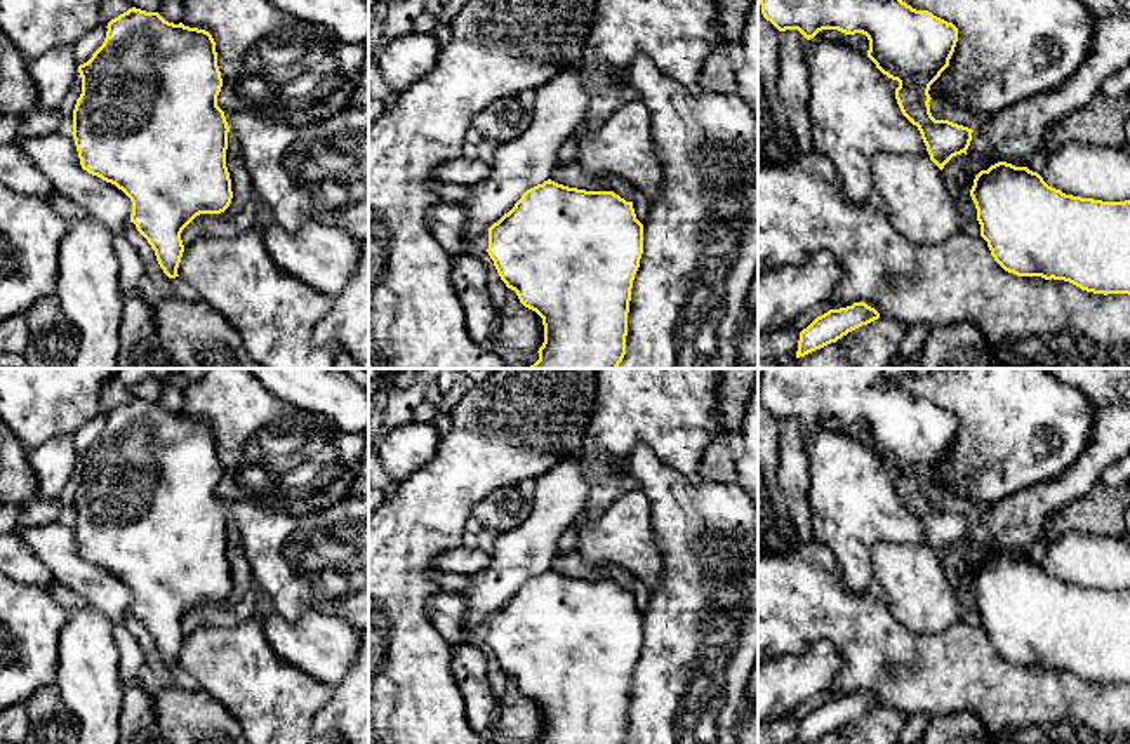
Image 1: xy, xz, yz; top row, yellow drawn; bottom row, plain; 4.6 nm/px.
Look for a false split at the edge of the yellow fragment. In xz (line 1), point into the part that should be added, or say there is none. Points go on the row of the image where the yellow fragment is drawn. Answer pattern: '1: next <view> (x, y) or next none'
1: next none

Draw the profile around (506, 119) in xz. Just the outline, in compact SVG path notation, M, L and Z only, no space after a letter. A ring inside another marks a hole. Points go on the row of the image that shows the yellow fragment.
M520 90L478 111L471 127L475 127L483 139L495 141L497 144L508 143L528 129L534 120L534 111L535 90Z

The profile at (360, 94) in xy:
M369 54L363 61L358 85L349 97L349 106L369 110Z

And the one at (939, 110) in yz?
M930 99L928 104L930 104L930 113L935 120L949 120L953 123L968 127L972 130L986 125L991 118L991 115L961 110L961 108L944 103L942 99Z

